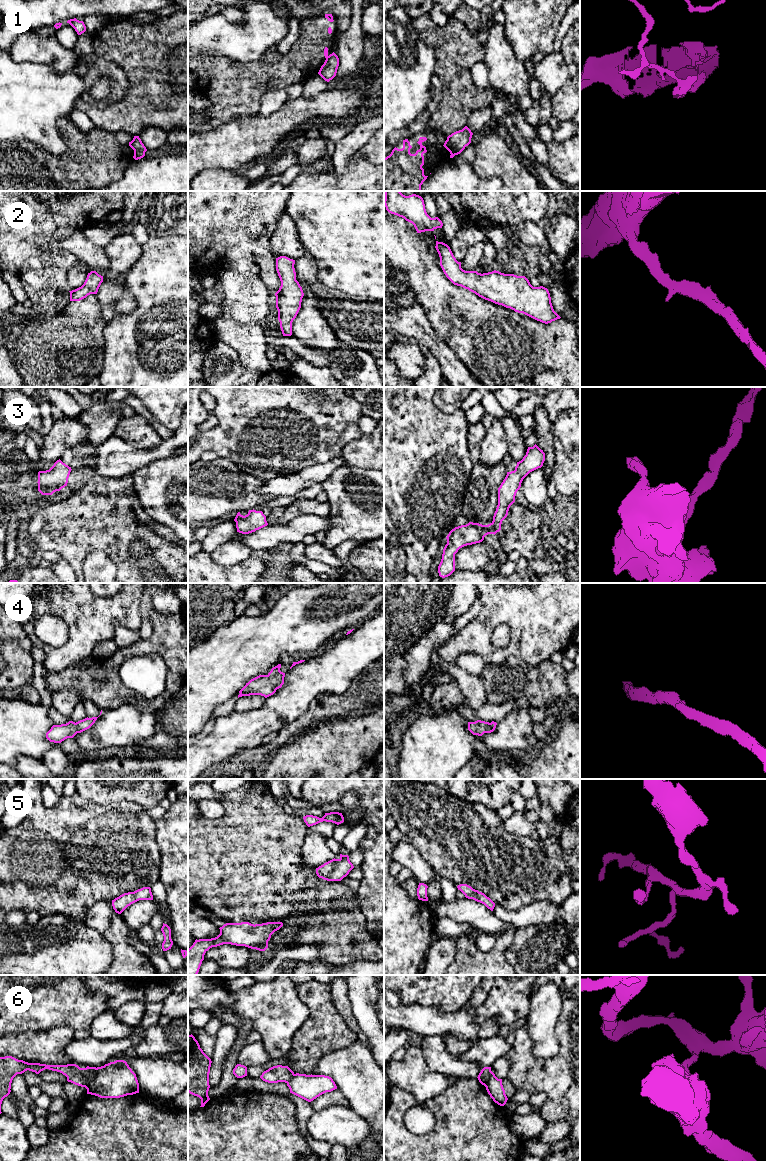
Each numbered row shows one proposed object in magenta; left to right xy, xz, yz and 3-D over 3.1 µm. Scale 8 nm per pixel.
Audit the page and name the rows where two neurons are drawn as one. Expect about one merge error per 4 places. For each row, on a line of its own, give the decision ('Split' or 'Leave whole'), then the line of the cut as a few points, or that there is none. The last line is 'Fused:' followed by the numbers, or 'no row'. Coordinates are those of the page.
1: Split. Split along xy (130, 142), (131, 146)
2: Leave whole. No split
3: Leave whole. No split
4: Leave whole. No split
5: Leave whole. No split
6: Split. Split along xy (97, 1068), (94, 1079), (86, 1088)
Fused: 1, 6

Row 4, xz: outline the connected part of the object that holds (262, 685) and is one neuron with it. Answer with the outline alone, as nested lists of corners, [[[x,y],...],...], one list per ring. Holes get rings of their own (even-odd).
[[[281,664],[273,667],[267,675],[259,675],[251,679],[239,691],[239,697],[261,695],[265,698],[273,695],[284,684],[285,673],[280,671]]]

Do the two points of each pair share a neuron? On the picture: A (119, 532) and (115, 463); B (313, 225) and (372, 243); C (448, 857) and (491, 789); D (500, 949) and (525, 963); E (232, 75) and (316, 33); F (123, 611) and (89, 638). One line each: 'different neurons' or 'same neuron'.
A: different neurons
B: same neuron
C: different neurons
D: different neurons
E: same neuron
F: same neuron

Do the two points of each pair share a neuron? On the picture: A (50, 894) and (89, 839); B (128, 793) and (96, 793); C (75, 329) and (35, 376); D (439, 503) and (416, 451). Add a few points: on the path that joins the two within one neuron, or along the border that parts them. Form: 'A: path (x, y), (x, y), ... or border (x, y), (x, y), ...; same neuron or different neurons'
A: path (61, 881), (83, 858), (83, 853); same neuron
B: path (120, 793), (104, 793); same neuron
C: path (70, 341), (47, 364); same neuron
D: path (426, 490), (423, 487), (417, 464); same neuron

